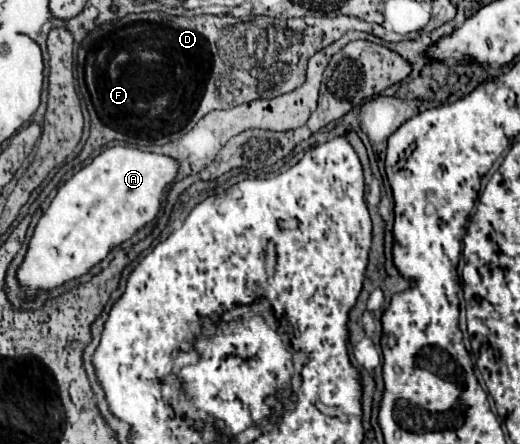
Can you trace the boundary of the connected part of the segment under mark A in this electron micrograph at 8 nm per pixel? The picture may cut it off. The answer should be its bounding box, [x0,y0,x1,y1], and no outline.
[18,146,176,298]

